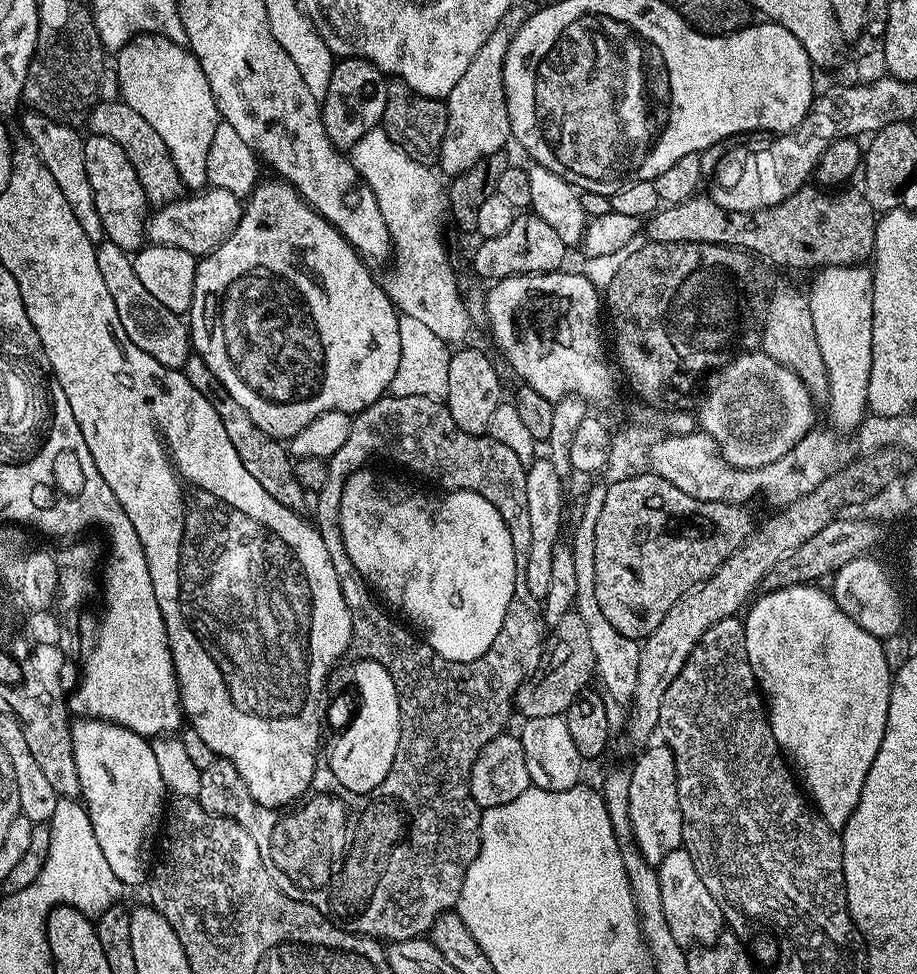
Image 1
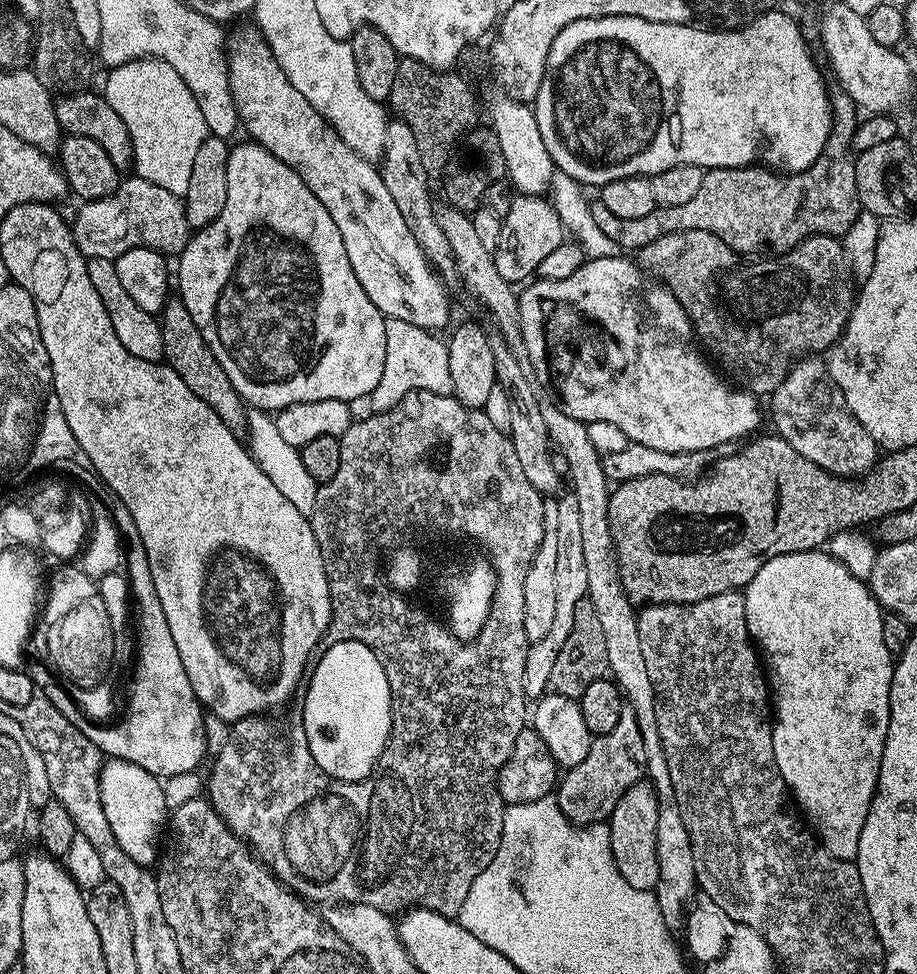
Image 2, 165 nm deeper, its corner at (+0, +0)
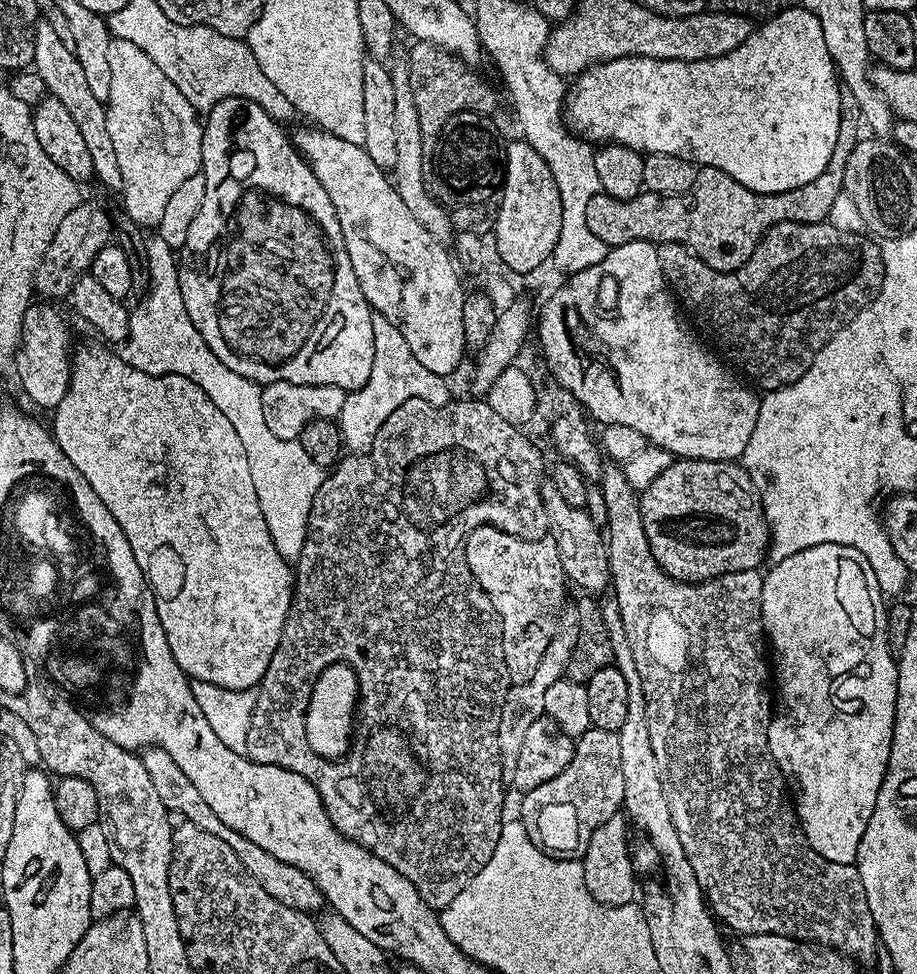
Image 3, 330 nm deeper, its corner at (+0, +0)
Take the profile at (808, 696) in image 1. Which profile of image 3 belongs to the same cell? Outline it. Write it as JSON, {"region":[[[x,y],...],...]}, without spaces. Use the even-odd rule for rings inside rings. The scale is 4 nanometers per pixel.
{"region":[[[841,544],[810,546],[806,550],[798,550],[798,554],[790,554],[790,558],[775,561],[771,567],[769,572],[763,573],[762,614],[760,615],[760,621],[764,624],[764,635],[770,645],[770,656],[774,661],[774,676],[775,679],[776,676],[780,679],[780,696],[778,692],[774,700],[774,715],[768,724],[770,754],[778,770],[783,774],[791,795],[792,792],[796,795],[796,800],[794,799],[796,817],[800,819],[800,829],[806,834],[806,842],[810,842],[810,846],[814,846],[814,850],[822,854],[826,862],[855,864],[858,842],[862,842],[862,834],[866,834],[866,825],[870,823],[870,814],[874,814],[874,802],[878,802],[878,790],[886,774],[890,746],[894,738],[900,670],[897,657],[890,654],[886,642],[886,597],[880,591],[878,578],[866,554],[854,550],[854,546]]]}

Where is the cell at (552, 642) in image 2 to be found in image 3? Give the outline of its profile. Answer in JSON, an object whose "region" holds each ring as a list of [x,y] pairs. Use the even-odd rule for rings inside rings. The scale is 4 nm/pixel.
{"region":[[[565,615],[562,623],[556,629],[556,636],[550,638],[550,646],[546,646],[546,654],[542,654],[542,662],[538,662],[538,670],[534,670],[534,674],[530,674],[530,678],[524,684],[512,684],[508,693],[505,694],[498,722],[498,750],[500,751],[500,765],[505,777],[512,777],[514,766],[518,766],[518,750],[522,750],[522,741],[530,731],[530,725],[538,722],[538,718],[544,715],[546,690],[550,690],[554,682],[565,679],[570,654],[580,636],[578,620]]]}

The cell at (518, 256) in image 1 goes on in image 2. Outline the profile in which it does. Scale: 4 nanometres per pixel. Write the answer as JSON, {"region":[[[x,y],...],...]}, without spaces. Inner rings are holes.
{"region":[[[513,195],[510,210],[502,217],[500,237],[496,250],[492,253],[494,266],[498,266],[498,274],[502,274],[508,284],[519,285],[519,280],[527,281],[533,277],[545,257],[553,253],[565,240],[564,223],[558,218],[551,199],[543,195]]]}

